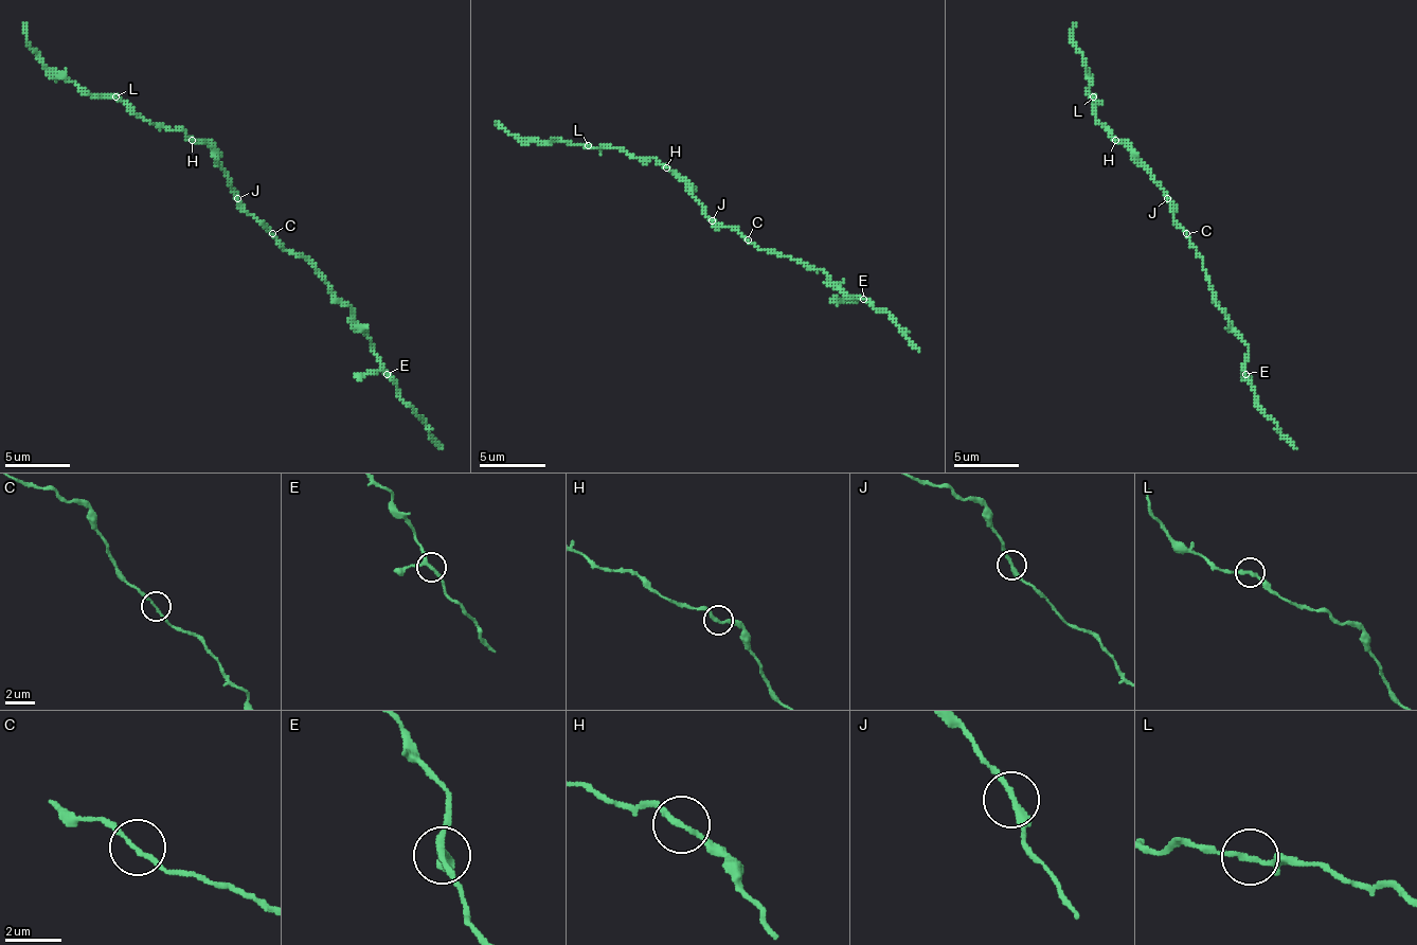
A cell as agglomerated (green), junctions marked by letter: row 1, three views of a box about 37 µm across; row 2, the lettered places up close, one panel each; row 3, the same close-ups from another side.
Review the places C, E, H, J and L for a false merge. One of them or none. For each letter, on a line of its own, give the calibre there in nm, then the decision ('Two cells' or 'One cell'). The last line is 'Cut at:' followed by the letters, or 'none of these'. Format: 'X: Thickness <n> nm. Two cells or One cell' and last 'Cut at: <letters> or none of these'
C: Thickness 140 nm. One cell
E: Thickness 200 nm. One cell
H: Thickness 200 nm. One cell
J: Thickness 260 nm. One cell
L: Thickness 200 nm. Two cells
Cut at: L

